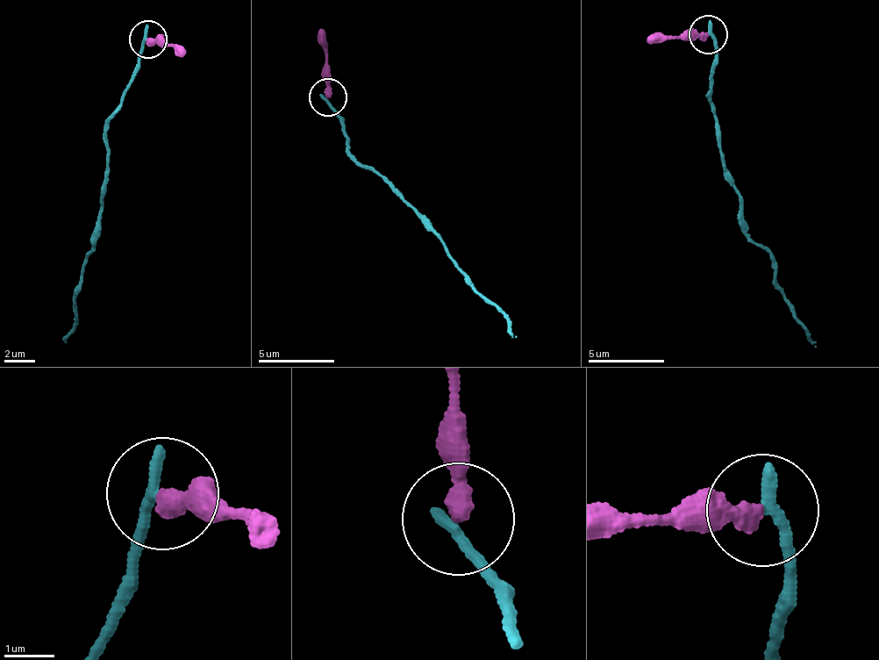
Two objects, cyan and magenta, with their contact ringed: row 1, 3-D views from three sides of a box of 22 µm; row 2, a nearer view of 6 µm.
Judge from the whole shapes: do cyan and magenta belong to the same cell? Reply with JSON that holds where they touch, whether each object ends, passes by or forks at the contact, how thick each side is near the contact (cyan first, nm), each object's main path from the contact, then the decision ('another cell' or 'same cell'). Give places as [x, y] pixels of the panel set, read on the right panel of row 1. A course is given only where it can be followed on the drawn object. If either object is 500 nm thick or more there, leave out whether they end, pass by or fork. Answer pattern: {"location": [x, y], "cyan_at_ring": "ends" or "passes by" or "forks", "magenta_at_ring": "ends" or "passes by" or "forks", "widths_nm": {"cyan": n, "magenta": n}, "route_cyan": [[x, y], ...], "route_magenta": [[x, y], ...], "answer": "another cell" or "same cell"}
{"location": [708, 34], "cyan_at_ring": "ends", "magenta_at_ring": "ends", "widths_nm": {"cyan": 320, "magenta": 360}, "route_cyan": [[710, 32], [714, 65], [709, 92], [724, 181], [739, 197], [742, 231], [770, 254], [773, 286], [816, 347]], "route_magenta": [[706, 33], [661, 42], [646, 35]], "answer": "another cell"}

